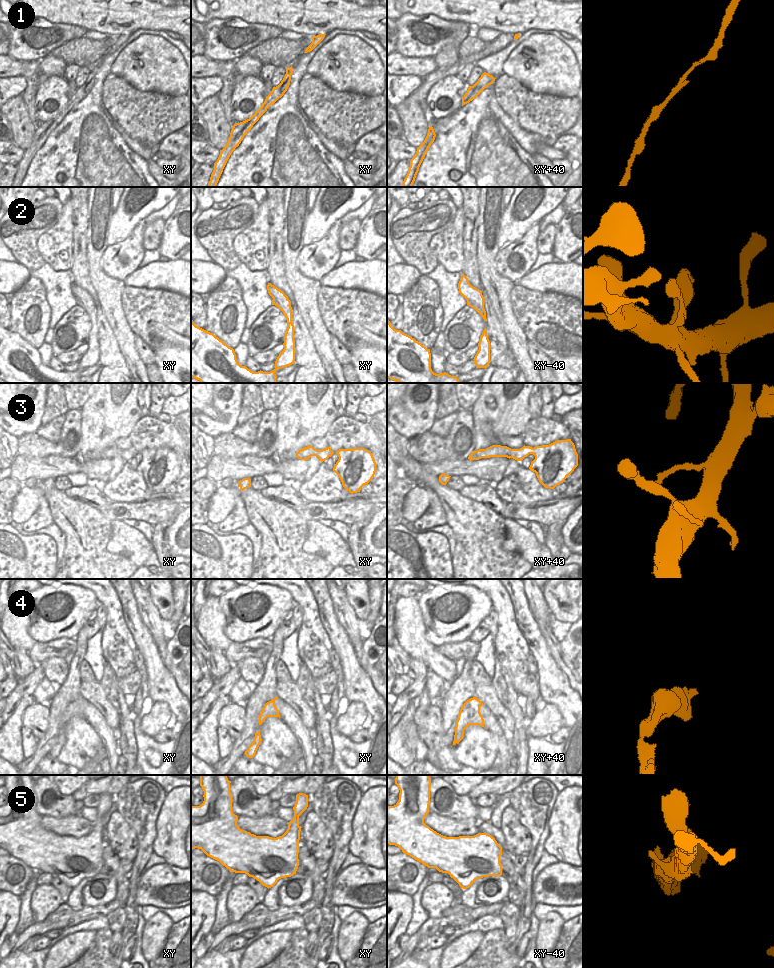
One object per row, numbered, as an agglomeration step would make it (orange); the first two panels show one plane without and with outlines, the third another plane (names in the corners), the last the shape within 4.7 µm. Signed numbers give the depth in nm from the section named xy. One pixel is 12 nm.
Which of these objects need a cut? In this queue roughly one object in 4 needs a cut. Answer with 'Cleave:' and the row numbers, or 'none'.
Cleave: 4

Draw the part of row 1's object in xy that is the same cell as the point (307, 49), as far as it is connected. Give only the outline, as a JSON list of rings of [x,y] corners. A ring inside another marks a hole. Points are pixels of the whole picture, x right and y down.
[[[319,34],[312,37],[312,43],[306,48],[304,53],[312,51],[325,37],[326,34]]]

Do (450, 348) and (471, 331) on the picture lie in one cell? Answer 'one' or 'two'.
one

